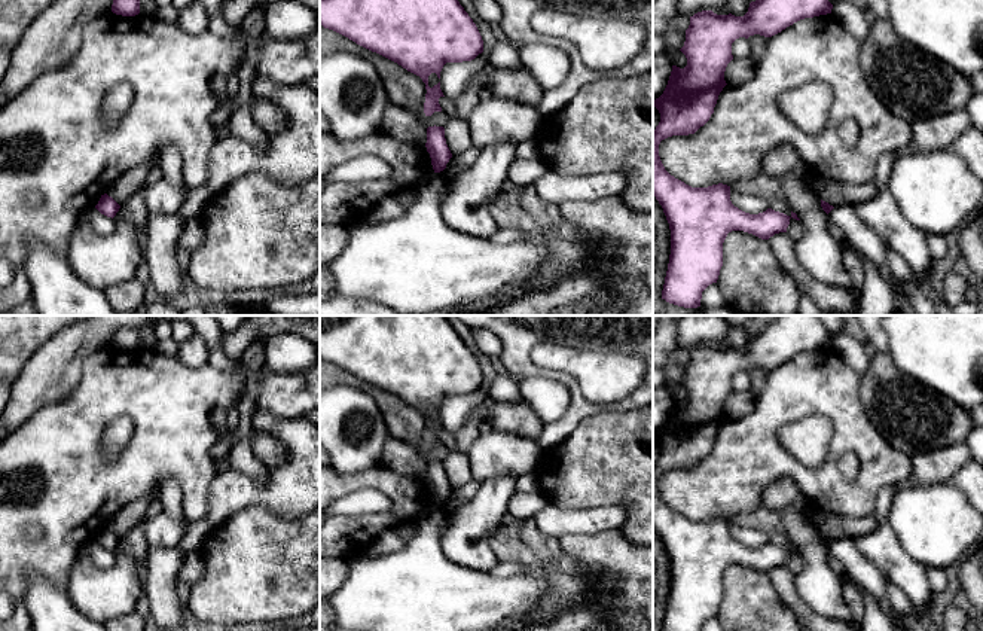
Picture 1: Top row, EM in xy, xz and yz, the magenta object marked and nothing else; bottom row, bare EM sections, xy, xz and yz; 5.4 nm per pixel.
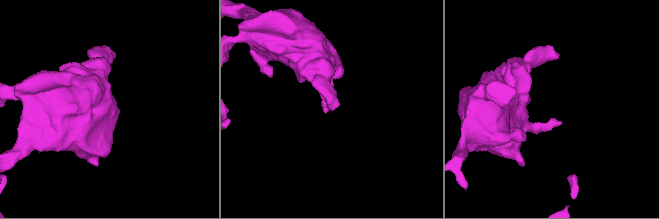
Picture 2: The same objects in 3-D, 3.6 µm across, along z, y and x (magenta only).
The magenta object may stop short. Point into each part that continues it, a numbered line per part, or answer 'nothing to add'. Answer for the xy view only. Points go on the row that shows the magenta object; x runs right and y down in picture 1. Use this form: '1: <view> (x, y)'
nothing to add

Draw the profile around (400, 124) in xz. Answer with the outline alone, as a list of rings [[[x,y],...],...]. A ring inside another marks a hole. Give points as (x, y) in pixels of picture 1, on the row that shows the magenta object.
[[[390,104],[382,118],[382,132],[410,147],[425,147],[427,128],[415,113]]]

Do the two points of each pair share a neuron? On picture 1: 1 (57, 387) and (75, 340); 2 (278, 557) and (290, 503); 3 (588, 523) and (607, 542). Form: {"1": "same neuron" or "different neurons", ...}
{"1": "same neuron", "2": "different neurons", "3": "different neurons"}

